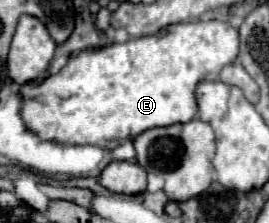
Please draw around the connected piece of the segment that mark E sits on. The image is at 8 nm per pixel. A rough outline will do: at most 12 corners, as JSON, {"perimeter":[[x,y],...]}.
{"perimeter":[[221,20],[79,52],[23,84],[41,138],[105,150],[197,116]]}

